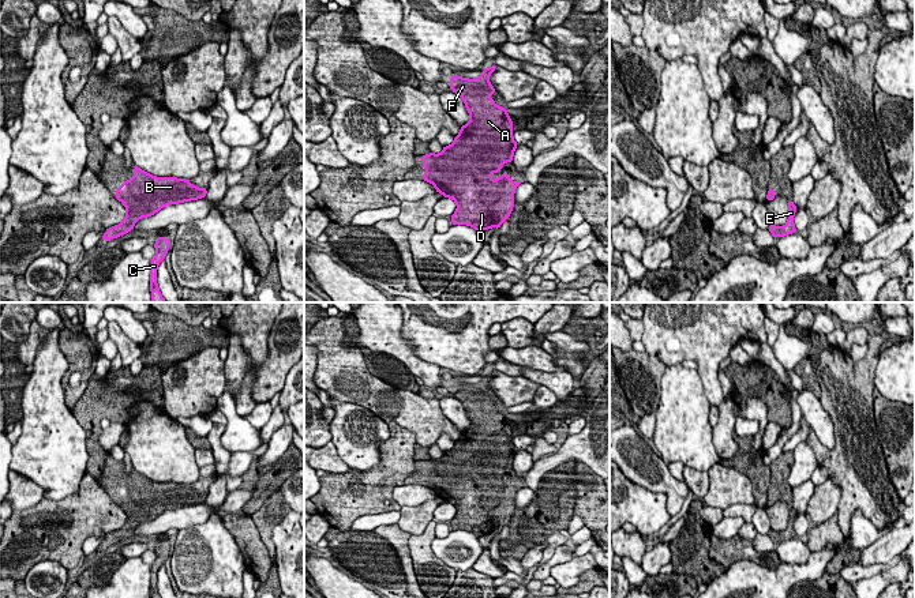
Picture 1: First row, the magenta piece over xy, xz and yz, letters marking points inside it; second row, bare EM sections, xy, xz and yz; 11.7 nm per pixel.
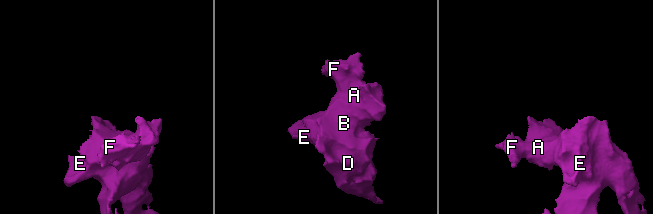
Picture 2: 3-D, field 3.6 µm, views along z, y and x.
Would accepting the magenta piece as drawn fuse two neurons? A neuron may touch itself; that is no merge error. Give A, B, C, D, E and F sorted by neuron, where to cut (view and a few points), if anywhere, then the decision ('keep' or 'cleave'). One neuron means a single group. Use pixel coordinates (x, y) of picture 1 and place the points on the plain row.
A B C D E F; no cut; keep

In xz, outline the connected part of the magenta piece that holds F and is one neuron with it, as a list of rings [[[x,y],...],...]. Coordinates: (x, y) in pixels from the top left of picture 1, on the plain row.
[[[494,369],[475,384],[450,381],[450,394],[462,403],[470,425],[461,432],[454,447],[443,452],[439,459],[421,460],[421,467],[425,471],[423,485],[431,488],[436,497],[453,504],[457,509],[455,518],[450,522],[451,530],[468,530],[479,538],[491,533],[499,534],[509,524],[515,509],[515,493],[524,488],[511,486],[509,478],[503,478],[496,485],[491,484],[492,478],[502,475],[503,469],[513,467],[514,455],[518,452],[513,443],[513,426],[506,413],[498,411],[490,402],[496,398],[490,388],[490,380],[495,375]]]

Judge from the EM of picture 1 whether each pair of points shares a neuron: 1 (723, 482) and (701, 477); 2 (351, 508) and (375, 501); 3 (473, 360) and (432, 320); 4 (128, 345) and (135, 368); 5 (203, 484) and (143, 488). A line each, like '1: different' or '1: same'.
1: different
2: same
3: same
4: different
5: same

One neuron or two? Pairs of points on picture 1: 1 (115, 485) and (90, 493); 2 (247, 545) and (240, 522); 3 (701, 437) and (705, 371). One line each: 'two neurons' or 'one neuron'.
1: two neurons
2: one neuron
3: two neurons

